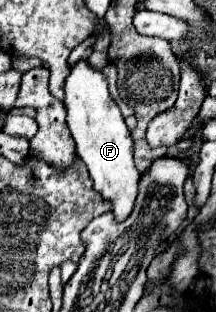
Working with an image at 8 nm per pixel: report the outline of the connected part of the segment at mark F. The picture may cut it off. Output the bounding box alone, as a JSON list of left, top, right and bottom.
[64,60,142,222]

